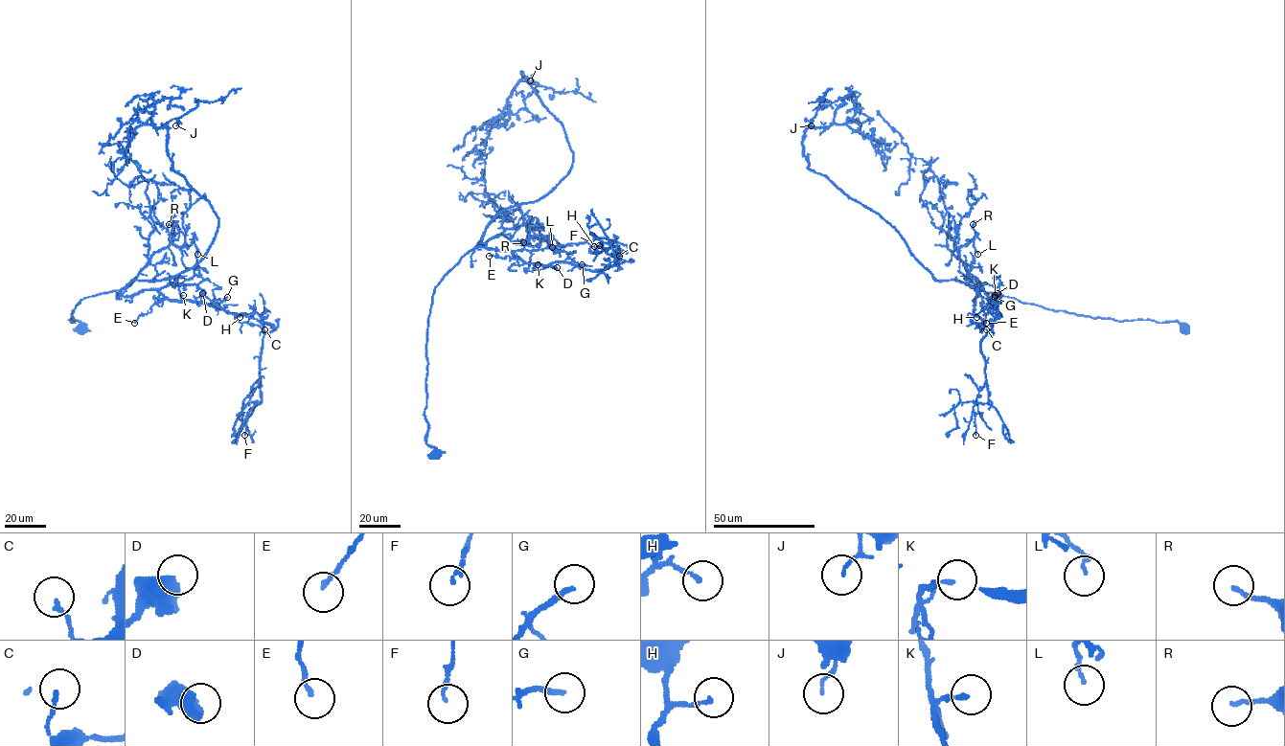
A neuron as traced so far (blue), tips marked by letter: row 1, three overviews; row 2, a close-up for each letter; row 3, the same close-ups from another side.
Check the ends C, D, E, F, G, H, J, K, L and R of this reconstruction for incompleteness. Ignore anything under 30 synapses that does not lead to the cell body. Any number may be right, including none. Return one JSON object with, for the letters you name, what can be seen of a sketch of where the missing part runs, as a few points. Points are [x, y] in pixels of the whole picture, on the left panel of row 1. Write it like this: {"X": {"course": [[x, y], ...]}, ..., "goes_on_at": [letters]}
{"G": {"course": [[227, 297], [235, 292], [210, 286]]}, "goes_on_at": ["G"]}

